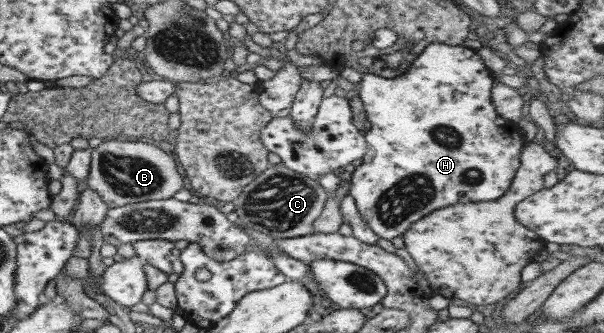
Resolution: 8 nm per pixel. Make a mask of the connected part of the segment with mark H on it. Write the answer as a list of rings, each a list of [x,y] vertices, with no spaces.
[[[429,44],[409,65],[409,69],[395,78],[385,78],[373,73],[362,73],[359,82],[359,97],[363,102],[367,120],[370,121],[370,130],[365,135],[367,144],[362,163],[351,173],[348,182],[348,195],[354,199],[360,218],[364,219],[366,225],[378,235],[379,238],[391,241],[404,236],[408,228],[418,220],[429,216],[432,212],[440,211],[442,208],[454,206],[454,204],[466,204],[466,202],[480,202],[497,200],[504,196],[510,188],[516,171],[520,166],[521,150],[526,144],[526,139],[520,130],[516,129],[513,121],[501,117],[495,109],[491,88],[495,81],[490,69],[484,65],[484,61],[477,51],[464,45]]]

